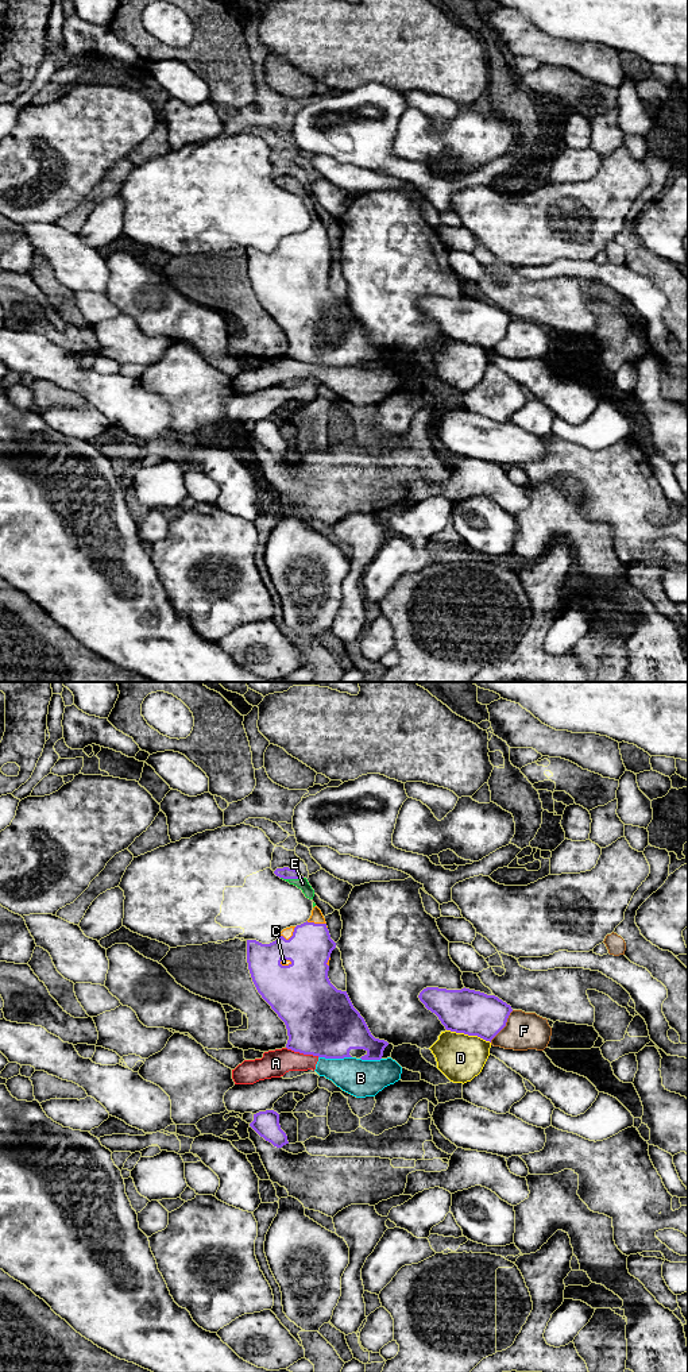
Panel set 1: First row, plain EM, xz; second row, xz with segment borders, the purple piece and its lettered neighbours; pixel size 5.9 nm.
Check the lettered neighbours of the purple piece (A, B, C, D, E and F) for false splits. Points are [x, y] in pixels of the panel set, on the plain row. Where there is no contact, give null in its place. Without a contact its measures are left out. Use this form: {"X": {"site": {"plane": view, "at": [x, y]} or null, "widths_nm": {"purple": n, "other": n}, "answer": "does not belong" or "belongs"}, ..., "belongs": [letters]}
{"A": {"site": {"plane": "xz", "at": [302, 361]}, "widths_nm": {"purple": 420, "other": 160}, "answer": "does not belong"}, "B": {"site": {"plane": "xz", "at": [335, 366]}, "widths_nm": {"purple": 420, "other": 220}, "answer": "does not belong"}, "C": {"site": {"plane": "xz", "at": [290, 246]}, "widths_nm": {"purple": 260, "other": 60}, "answer": "belongs"}, "D": {"site": {"plane": "xz", "at": [468, 343]}, "widths_nm": {"purple": 260, "other": 280}, "answer": "does not belong"}, "E": {"site": {"plane": "xz", "at": [292, 187]}, "widths_nm": {"purple": 70, "other": 70}, "answer": "belongs"}, "F": {"site": {"plane": "xz", "at": [505, 334]}, "widths_nm": {"purple": 260, "other": 220}, "answer": "does not belong"}, "belongs": ["C", "E"]}

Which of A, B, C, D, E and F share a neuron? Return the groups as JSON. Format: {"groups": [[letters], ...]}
{"groups": [["A", "B"], ["C", "E"], ["D"], ["F"]]}

